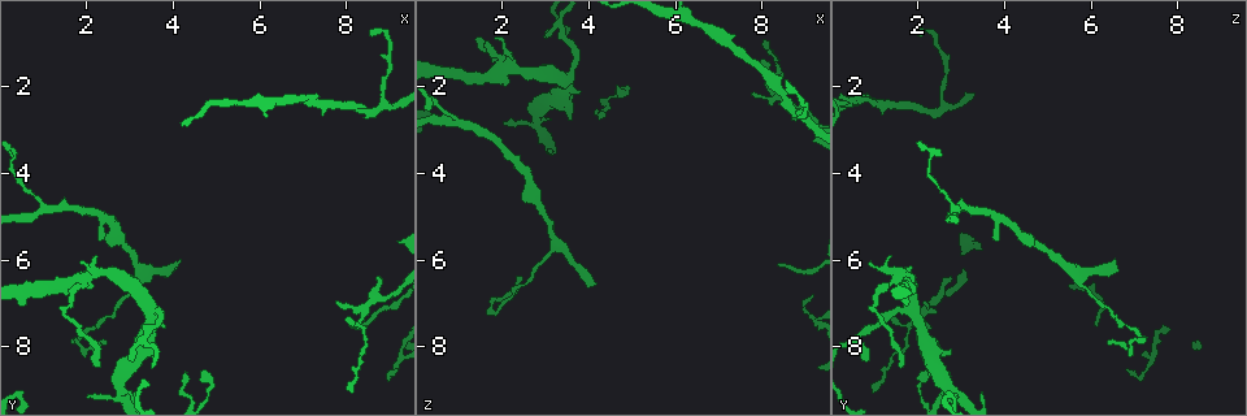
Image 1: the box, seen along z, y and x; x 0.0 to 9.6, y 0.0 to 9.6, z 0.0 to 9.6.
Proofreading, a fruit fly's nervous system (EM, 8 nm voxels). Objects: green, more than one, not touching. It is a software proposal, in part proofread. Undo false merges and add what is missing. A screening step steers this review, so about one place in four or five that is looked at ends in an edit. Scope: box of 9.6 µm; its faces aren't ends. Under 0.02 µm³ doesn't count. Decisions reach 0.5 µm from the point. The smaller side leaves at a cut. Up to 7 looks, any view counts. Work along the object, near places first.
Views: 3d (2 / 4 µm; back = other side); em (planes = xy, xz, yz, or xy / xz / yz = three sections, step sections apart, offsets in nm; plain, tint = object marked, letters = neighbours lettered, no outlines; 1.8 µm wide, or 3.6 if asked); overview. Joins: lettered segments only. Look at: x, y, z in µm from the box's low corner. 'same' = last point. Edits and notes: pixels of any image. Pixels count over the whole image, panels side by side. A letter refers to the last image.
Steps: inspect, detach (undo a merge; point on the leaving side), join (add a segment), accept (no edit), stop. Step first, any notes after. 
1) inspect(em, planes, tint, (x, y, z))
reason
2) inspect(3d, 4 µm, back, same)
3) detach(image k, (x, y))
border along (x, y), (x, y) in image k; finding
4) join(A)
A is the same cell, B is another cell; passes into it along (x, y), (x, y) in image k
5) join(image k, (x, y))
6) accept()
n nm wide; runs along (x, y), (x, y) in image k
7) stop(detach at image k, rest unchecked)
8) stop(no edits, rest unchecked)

inspect(3d, 4 µm, (3.50, 7.25, 1.90))
sharp bend

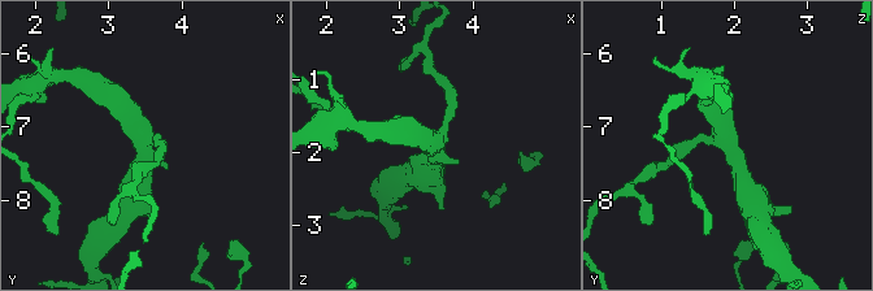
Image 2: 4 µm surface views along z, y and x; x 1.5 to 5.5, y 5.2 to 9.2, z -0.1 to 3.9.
inspect(em, xz, step 4, tint, (3.45, 7.25, 1.90))
now the EM

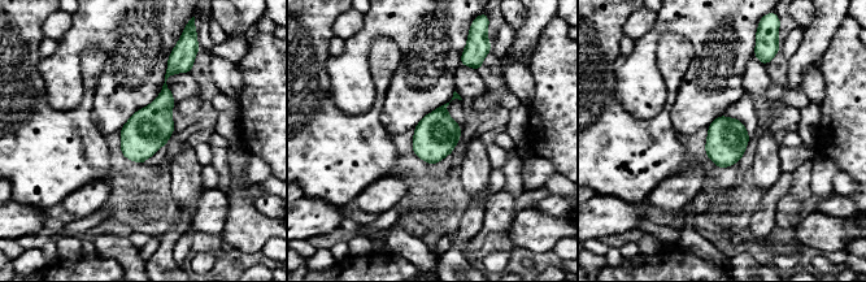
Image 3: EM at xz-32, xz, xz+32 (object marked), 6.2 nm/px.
inspect(em, planes, letters, same)

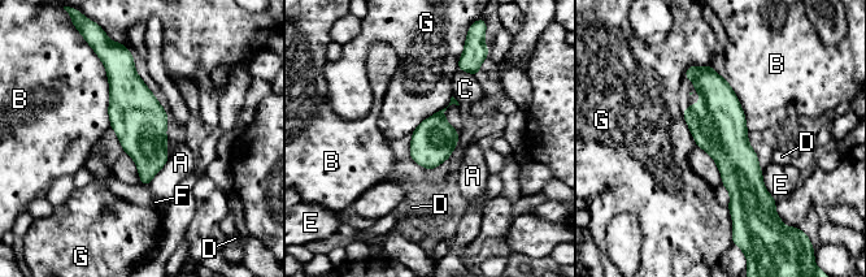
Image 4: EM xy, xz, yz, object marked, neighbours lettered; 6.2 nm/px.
accept()
A, B, C, D, E, F and G are other cells; one neuron here

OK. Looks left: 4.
inspect(em, xz, step 16, letters, (8.10, 9.10, 1.00))
thin end

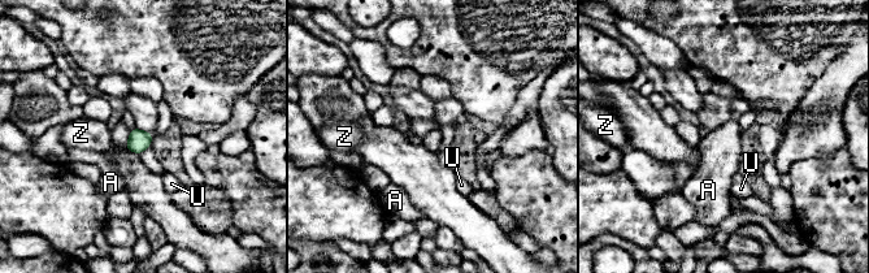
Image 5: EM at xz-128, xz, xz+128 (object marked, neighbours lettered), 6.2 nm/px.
inspect(em, planes, letters, same)

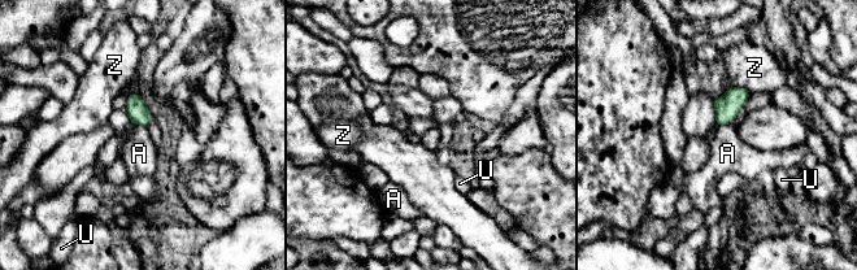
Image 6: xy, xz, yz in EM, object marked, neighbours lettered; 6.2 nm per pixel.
accept()
140 nm wide; A, U and Z are other cells; border along (730, 122), (718, 127) in image 6; none of them fits

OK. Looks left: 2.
inspect(3d, 4 µm, (2.05, 6.35, 1.60))
narrows sharply

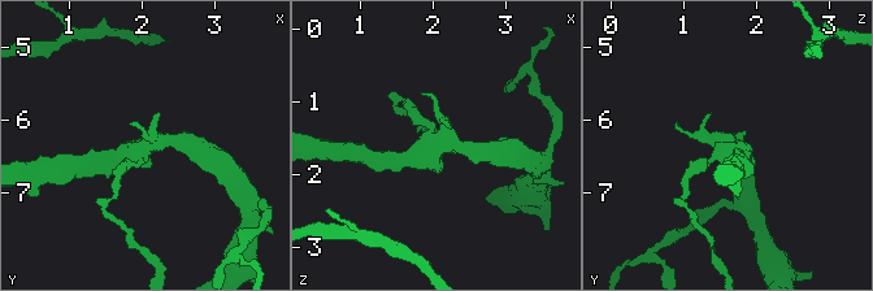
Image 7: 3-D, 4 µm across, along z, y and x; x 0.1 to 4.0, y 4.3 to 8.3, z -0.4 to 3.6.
inspect(em, xz, step 4, letters, (2.00, 6.35, 1.55))
now the EM

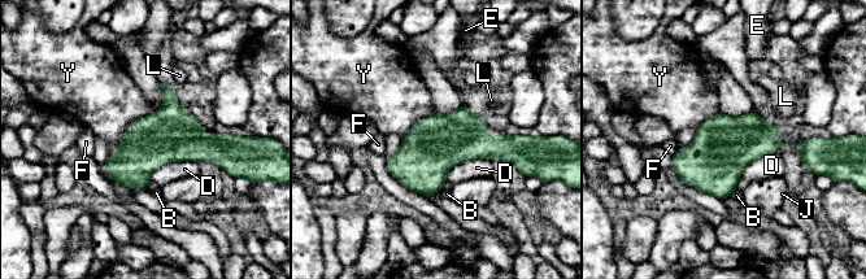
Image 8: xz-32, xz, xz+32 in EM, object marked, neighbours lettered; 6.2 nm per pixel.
accept()
B, D, E, F, J, L and Y are other cells; continuous, no second neuron

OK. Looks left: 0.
stop(no edits, rest unchecked)

